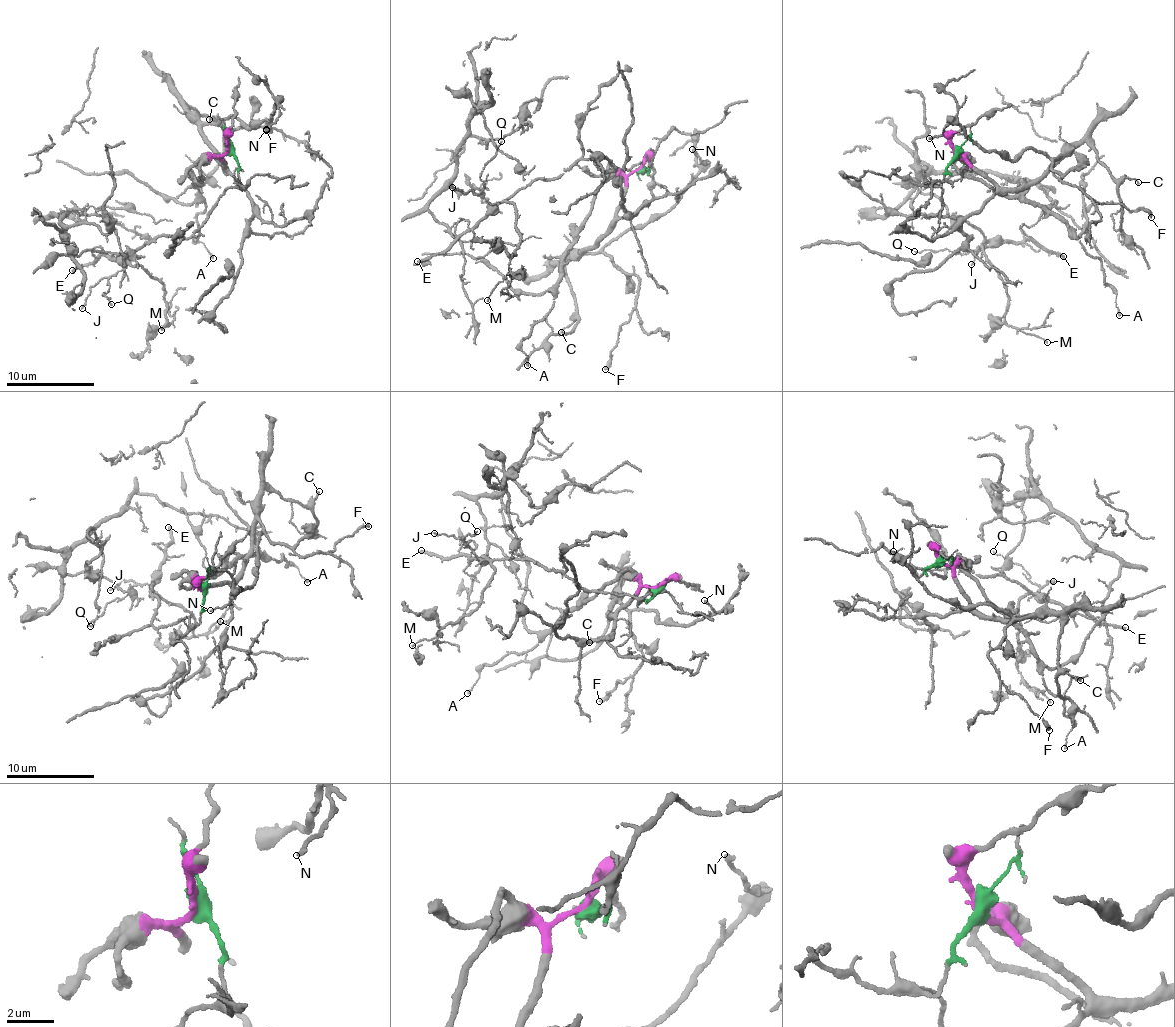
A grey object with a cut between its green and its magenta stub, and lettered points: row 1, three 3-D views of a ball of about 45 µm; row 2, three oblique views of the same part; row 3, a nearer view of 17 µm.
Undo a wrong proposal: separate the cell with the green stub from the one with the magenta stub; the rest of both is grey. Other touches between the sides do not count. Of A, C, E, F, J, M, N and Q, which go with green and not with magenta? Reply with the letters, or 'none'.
E, J, M, Q

